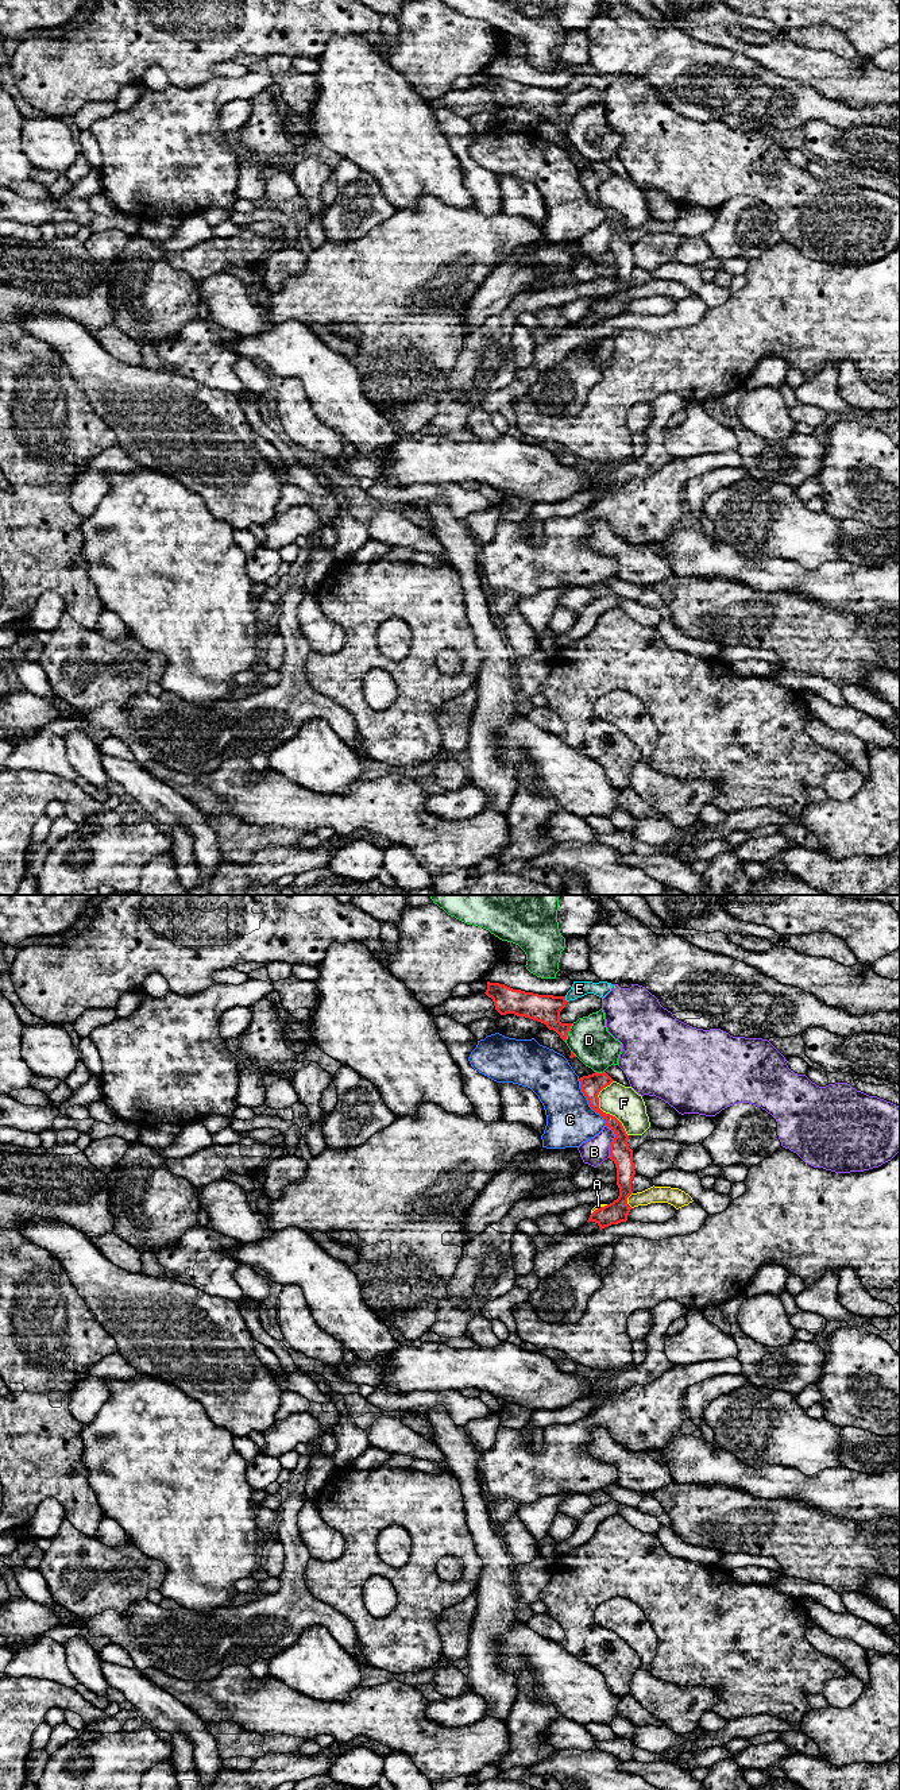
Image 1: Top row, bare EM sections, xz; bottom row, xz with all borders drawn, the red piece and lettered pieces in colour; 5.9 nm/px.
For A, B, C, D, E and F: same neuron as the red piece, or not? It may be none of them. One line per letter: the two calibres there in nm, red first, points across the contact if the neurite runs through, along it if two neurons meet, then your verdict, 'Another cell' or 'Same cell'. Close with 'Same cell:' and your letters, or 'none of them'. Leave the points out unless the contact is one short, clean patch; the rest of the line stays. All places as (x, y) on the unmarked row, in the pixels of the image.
A: Thickness 130 nm (red) against 100 nm. Boundary: xz (632, 285), (628, 290), (630, 300). Another cell
B: Thickness 130 nm (red) against 160 nm. Boundary: xz (606, 218), (614, 227), (607, 250). Another cell
C: Thickness 120 nm (red) against 280 nm. Another cell
D: Thickness 170 nm (red) against 240 nm. Another cell
E: Thickness 170 nm (red) against 100 nm. Another cell
F: Thickness 120 nm (red) against 200 nm. Another cell
Same cell: none of them

